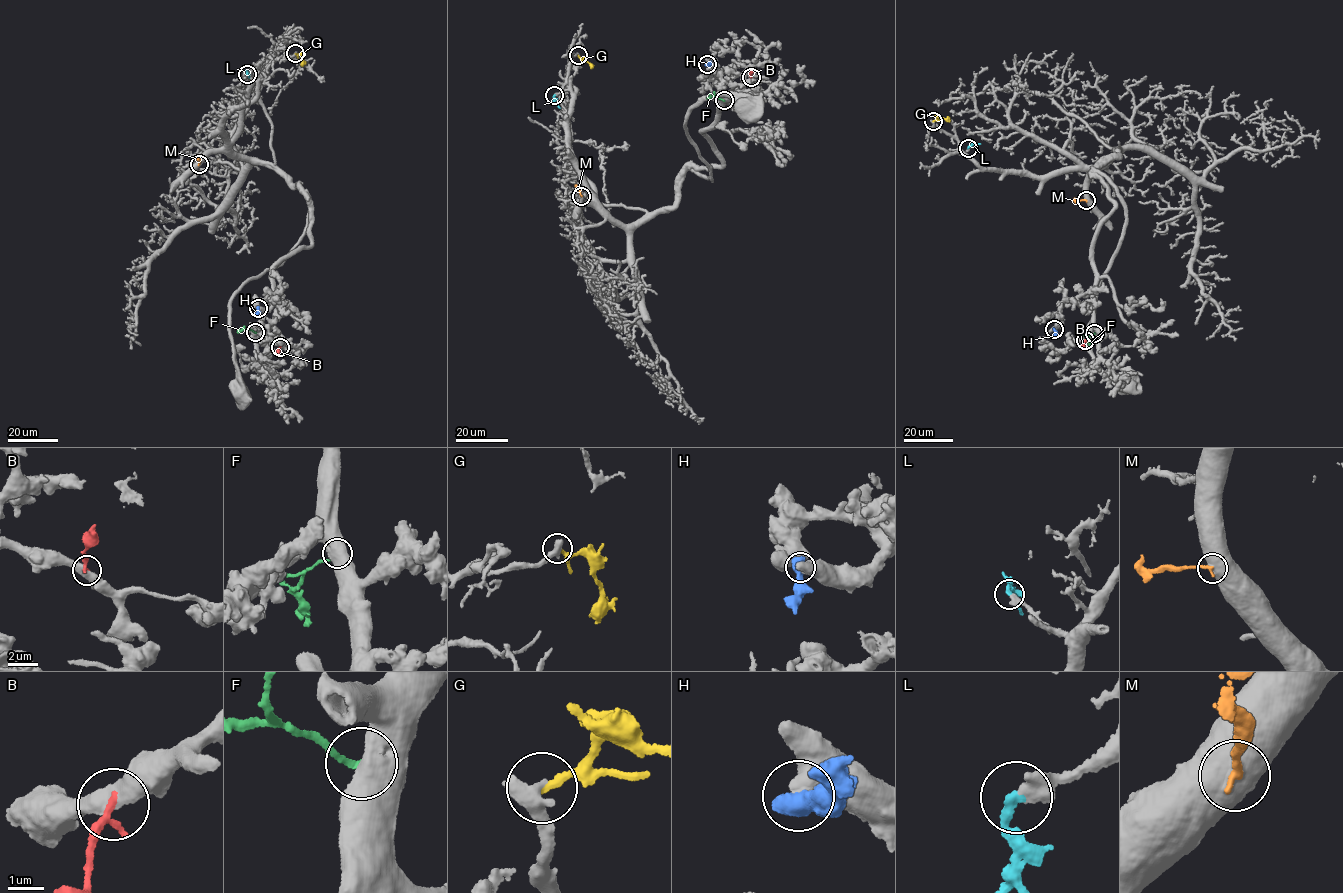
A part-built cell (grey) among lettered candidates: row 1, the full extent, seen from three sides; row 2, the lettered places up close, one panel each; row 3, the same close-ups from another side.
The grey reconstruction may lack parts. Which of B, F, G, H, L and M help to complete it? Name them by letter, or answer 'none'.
L

